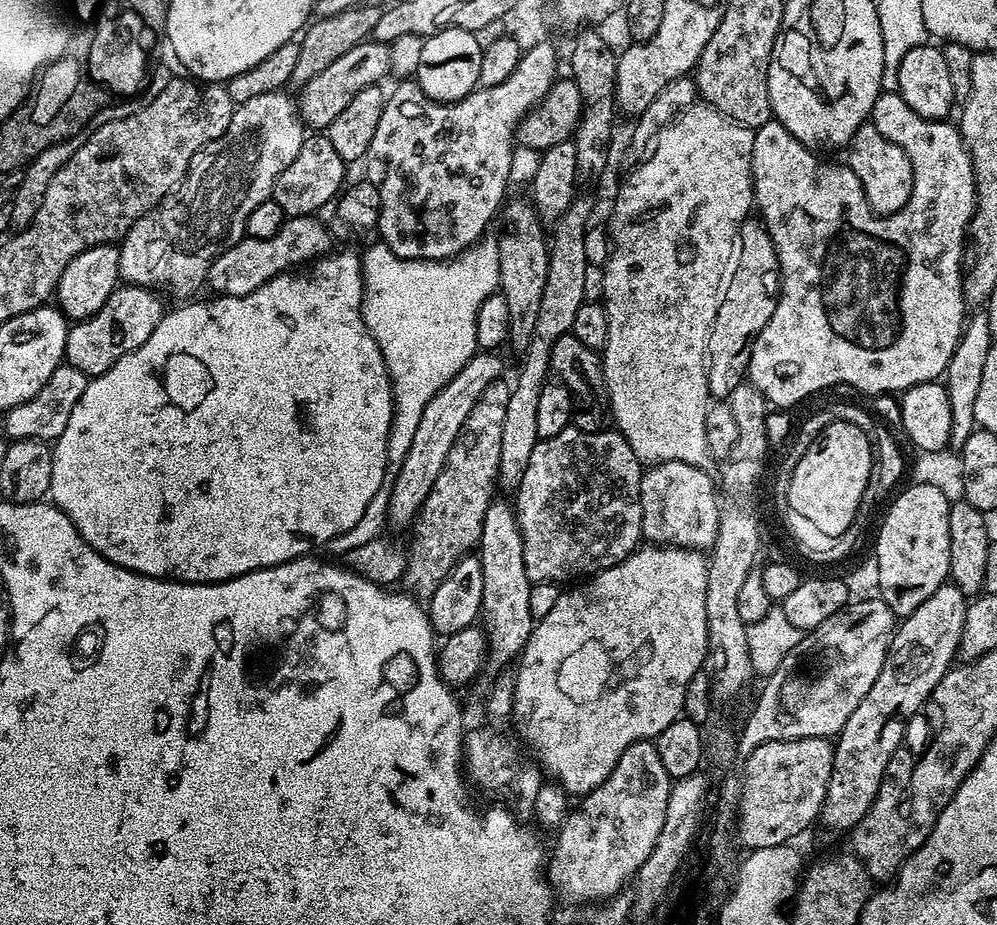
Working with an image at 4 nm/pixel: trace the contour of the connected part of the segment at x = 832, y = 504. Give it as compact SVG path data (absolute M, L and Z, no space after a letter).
M832 421L817 436L816 441L802 454L802 462L794 466L794 474L787 479L787 507L802 514L807 520L814 522L823 533L840 537L852 527L856 511L862 502L863 491L866 490L867 480L871 470L871 444L866 434L850 421Z

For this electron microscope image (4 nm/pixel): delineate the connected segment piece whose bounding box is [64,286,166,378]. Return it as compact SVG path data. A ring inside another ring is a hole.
M118 286L110 294L110 298L89 320L73 323L68 329L64 360L70 366L82 370L82 374L89 378L106 374L118 358L138 350L150 334L160 325L160 319L166 315L166 307L159 300L157 293L150 288L135 286Z

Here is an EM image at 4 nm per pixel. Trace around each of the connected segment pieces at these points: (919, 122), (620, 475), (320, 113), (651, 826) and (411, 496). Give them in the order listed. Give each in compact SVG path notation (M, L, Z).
M881 91L880 98L876 102L875 115L888 116L893 112L900 120L909 120L912 125L908 128L910 143L910 155L916 170L914 186L906 206L901 212L895 212L892 216L877 216L872 207L866 202L862 182L850 170L847 163L827 164L819 160L817 153L807 148L782 122L770 119L764 125L754 131L754 150L752 151L752 194L755 207L758 209L759 219L764 221L770 238L774 242L774 250L778 254L780 263L780 299L776 302L776 309L770 318L770 322L758 334L758 338L752 344L752 353L748 363L747 379L767 398L769 405L780 408L796 408L800 404L798 397L806 392L811 392L820 385L832 383L833 380L849 380L859 384L863 392L875 392L877 394L902 394L910 386L930 384L939 381L944 371L948 368L950 358L960 341L960 335L964 333L966 323L966 301L964 298L964 246L968 235L968 224L972 221L972 215L976 213L976 171L972 165L972 159L964 139L960 136L959 127L955 123L948 124L944 120L930 121L921 116L916 116L910 106L900 99L899 91Z
M569 426L562 430L562 434L554 434L554 438L540 439L530 454L530 466L526 466L526 474L522 474L522 482L519 488L515 489L514 507L520 522L520 533L522 534L522 550L526 558L526 578L530 578L533 584L559 584L563 585L564 580L576 582L581 578L591 578L596 573L622 562L641 547L644 531L642 530L642 498L640 497L640 483L644 477L640 459L630 450L626 438L620 435L619 431L601 430L599 432L583 432L575 426Z
M362 42L354 46L354 50L346 50L338 62L326 66L318 78L310 78L310 82L304 85L298 93L298 111L300 119L309 129L327 130L330 122L350 106L350 100L360 90L375 88L381 83L380 79L389 75L392 66L391 51L389 45L379 42Z
M640 740L628 747L606 782L583 797L580 808L573 807L558 829L556 837L560 837L556 849L551 849L548 868L553 889L576 904L593 905L625 891L624 883L635 877L642 862L650 858L654 842L658 842L673 783L652 740Z
M477 354L446 382L430 402L426 410L422 410L422 422L418 422L418 431L414 434L414 442L410 442L410 451L406 454L406 462L402 462L402 470L398 470L392 497L388 507L387 527L404 528L413 523L420 514L420 508L426 502L430 490L434 490L434 482L438 482L438 474L446 466L446 458L462 430L466 426L466 418L470 418L470 410L482 398L482 392L494 381L501 379L505 374L504 364L496 354Z

